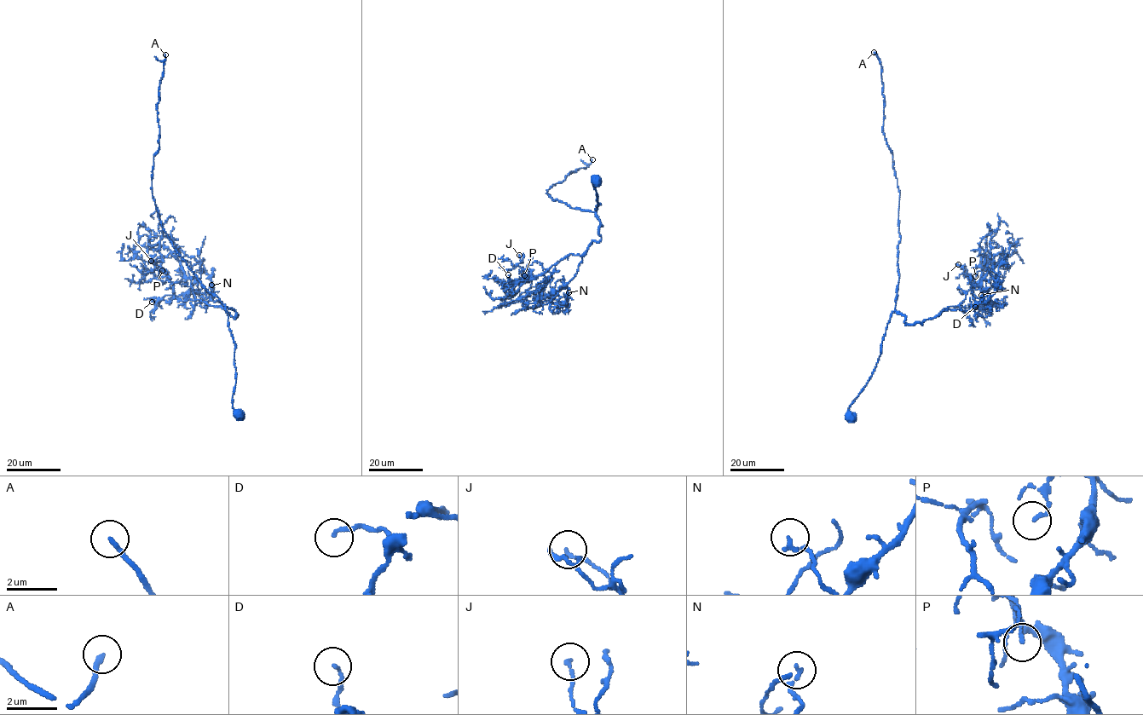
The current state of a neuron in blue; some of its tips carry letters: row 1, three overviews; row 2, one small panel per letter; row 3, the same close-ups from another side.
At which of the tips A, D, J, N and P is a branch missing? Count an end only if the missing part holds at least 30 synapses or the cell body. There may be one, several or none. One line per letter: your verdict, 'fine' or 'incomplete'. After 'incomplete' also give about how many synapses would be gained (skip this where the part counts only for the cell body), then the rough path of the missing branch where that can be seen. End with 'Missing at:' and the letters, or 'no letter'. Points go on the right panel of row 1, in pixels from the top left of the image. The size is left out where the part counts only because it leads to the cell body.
A: incomplete | 40 syn
D: fine
J: fine
N: fine
P: fine
Missing at: A

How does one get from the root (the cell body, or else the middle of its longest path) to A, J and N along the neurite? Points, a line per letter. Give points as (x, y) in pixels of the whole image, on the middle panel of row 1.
A: (596, 180), (591, 177), (600, 204), (596, 212), (553, 201), (546, 193), (570, 172), (589, 165), (592, 159)
J: (596, 180), (600, 240), (531, 279), (531, 271), (519, 265), (519, 255)
N: (596, 180), (601, 239), (582, 256), (566, 285), (568, 298), (568, 292)

